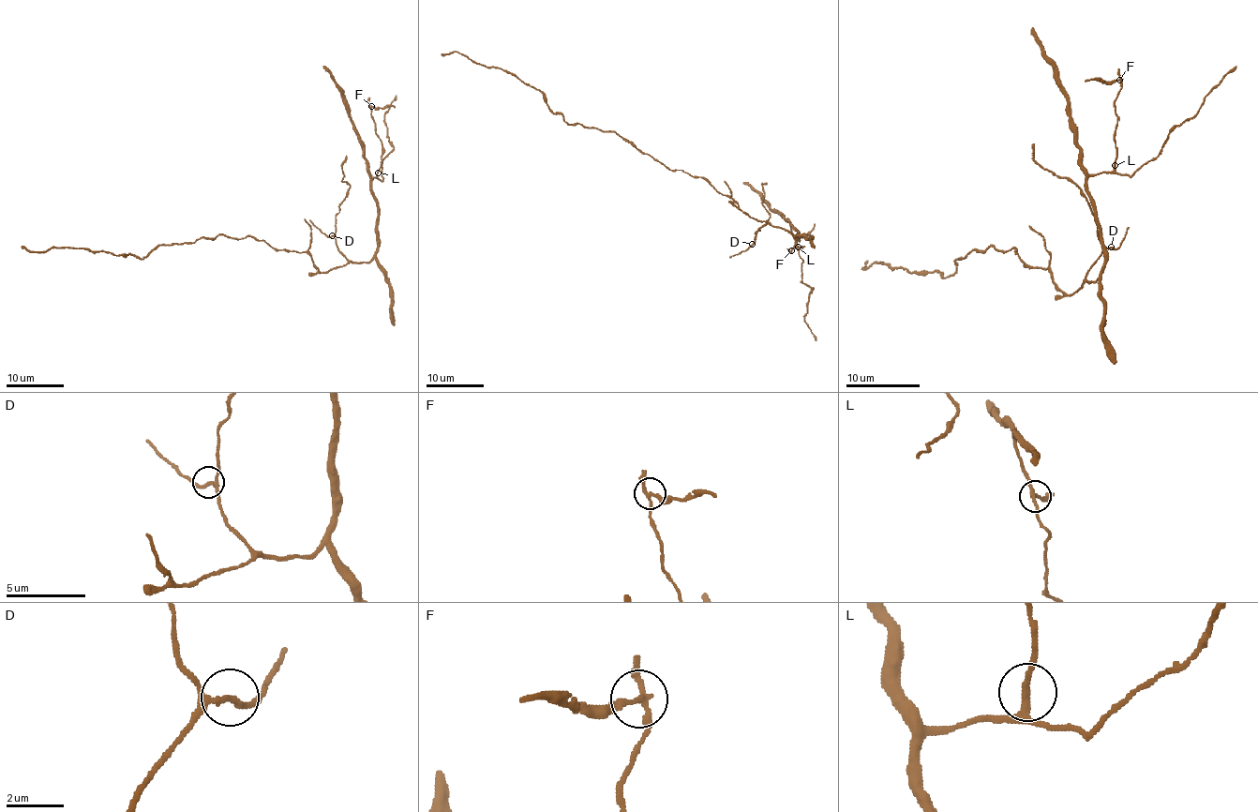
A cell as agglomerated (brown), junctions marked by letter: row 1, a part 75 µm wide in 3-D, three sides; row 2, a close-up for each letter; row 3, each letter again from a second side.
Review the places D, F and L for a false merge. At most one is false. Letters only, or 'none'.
F

